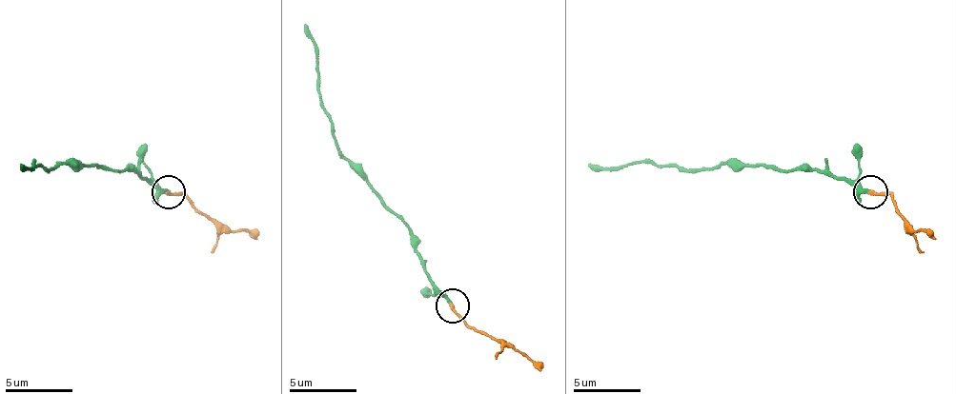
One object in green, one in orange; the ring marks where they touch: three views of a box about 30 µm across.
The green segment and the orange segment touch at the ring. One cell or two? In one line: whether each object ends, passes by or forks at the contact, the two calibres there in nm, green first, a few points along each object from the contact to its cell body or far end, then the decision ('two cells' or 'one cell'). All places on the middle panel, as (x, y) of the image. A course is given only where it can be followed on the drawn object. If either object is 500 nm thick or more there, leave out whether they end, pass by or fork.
green ends there; orange ends there; 240 nm thick on the green side, 220 nm on the other; green runs (453, 305), (426, 271), (416, 234), (342, 154), (319, 93), (315, 40), (305, 23); orange runs (453, 305), (466, 322), (543, 368); one cell

